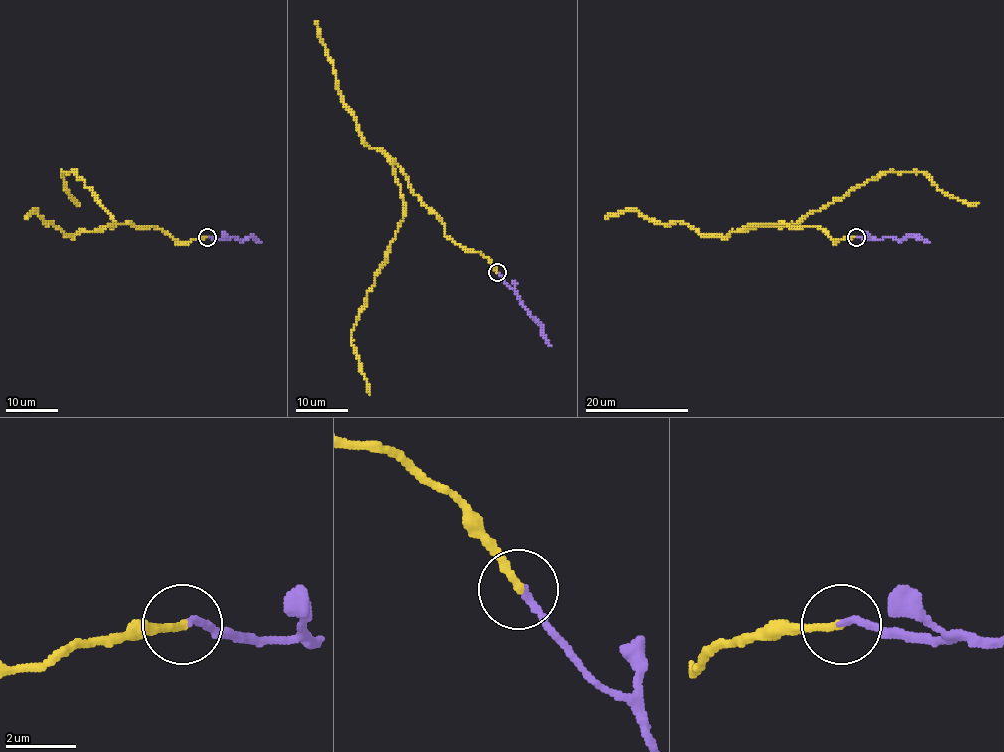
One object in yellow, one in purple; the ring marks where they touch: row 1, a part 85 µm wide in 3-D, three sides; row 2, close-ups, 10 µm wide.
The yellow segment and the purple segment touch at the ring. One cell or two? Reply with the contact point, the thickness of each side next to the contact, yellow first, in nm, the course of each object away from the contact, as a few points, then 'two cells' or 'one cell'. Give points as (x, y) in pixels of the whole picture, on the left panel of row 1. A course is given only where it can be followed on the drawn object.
place (207, 237); calibres 220 and 190 nm; course yellow (207, 237), (178, 244), (154, 226), (102, 230), (115, 223), (76, 173), (62, 171), (79, 204); course purple (208, 237), (241, 240), (251, 236), (260, 241); two cells

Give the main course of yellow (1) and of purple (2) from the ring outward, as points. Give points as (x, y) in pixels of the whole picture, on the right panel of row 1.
1: (856, 237), (745, 228), (799, 223), (894, 171), (922, 171), (978, 204)
2: (856, 237), (899, 240), (918, 236), (929, 241)

